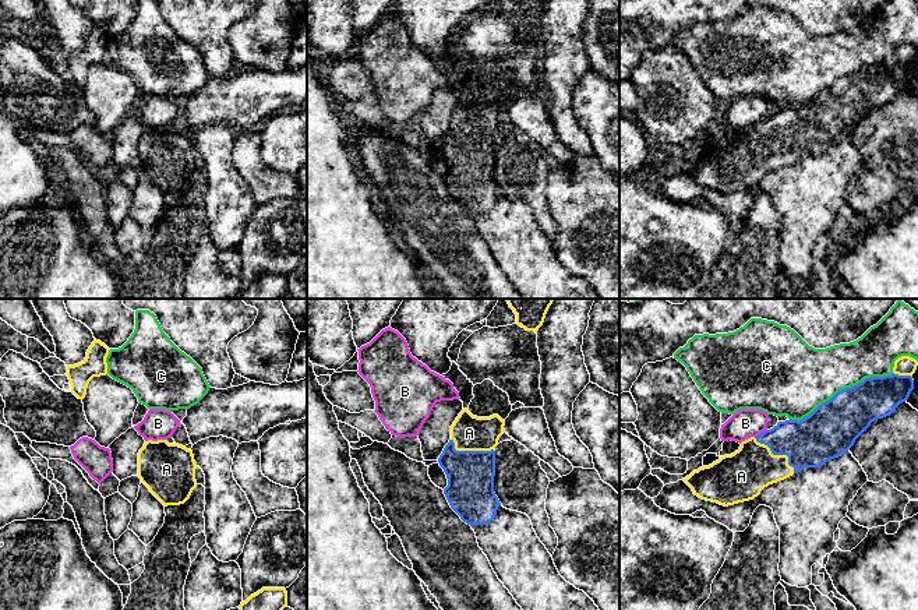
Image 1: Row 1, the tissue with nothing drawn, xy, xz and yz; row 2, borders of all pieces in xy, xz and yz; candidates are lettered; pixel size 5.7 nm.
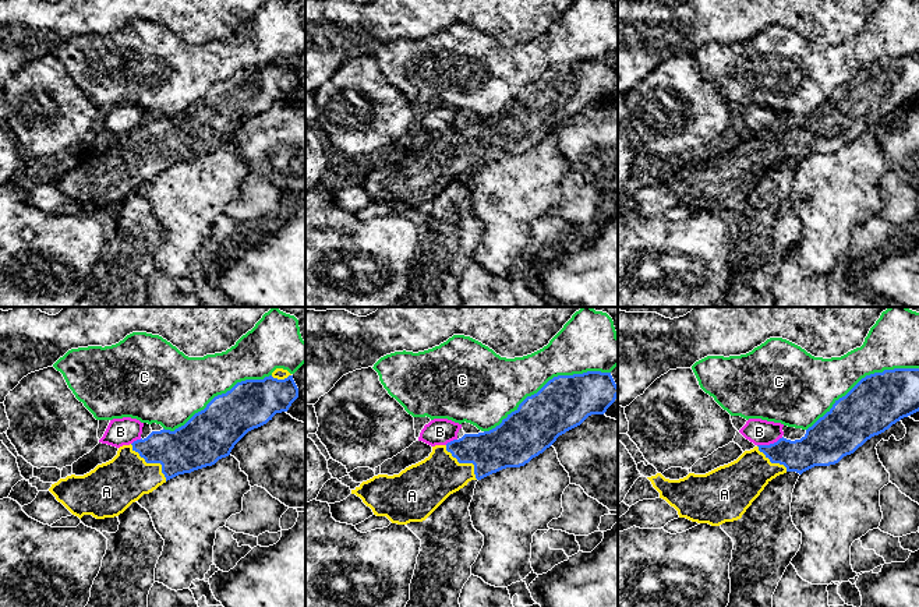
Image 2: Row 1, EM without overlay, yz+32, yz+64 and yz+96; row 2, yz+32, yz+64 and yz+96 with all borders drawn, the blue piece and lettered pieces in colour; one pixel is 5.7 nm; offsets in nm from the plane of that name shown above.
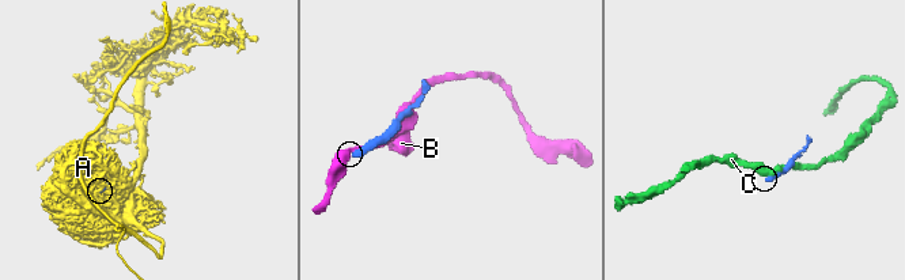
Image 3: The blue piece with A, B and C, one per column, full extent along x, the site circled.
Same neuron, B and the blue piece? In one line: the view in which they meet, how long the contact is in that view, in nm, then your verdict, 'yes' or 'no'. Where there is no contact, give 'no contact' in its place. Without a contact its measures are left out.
yz | 90 nm | no

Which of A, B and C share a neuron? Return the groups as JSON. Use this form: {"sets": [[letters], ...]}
{"sets": [["A"], ["B"], ["C"]]}

